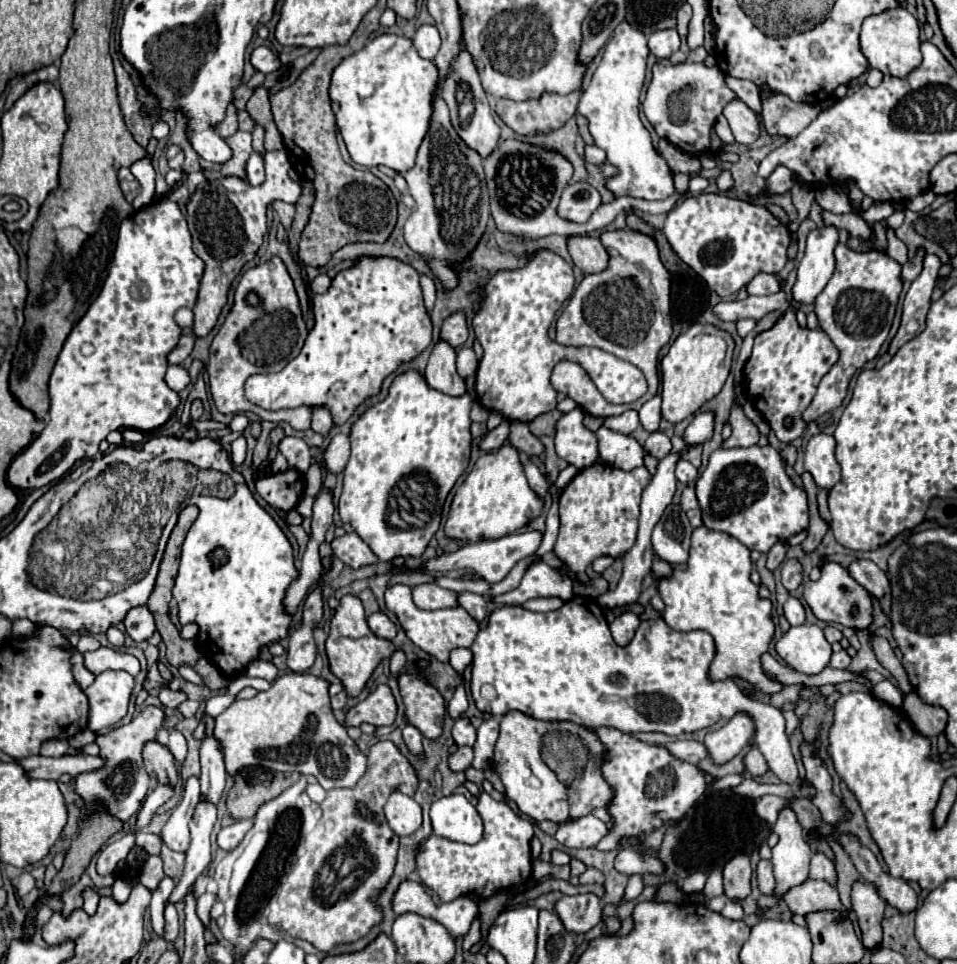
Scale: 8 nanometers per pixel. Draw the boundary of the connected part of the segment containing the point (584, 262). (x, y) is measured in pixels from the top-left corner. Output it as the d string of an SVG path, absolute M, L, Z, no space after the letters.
M571 235L567 239L567 249L573 259L573 263L583 271L583 273L595 273L603 271L607 267L609 255L603 249L601 241L597 237L589 235Z

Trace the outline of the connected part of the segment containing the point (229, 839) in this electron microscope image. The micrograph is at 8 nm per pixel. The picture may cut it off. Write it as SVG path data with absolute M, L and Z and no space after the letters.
M241 819L241 821L235 821L229 827L223 827L217 835L217 845L225 851L235 849L239 845L239 841L245 837L245 833L251 829L251 825L253 825L251 819Z

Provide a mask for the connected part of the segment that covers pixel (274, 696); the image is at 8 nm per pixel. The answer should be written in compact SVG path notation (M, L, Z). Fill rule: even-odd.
M289 673L277 677L269 691L261 691L251 699L235 699L215 719L213 727L227 773L233 777L241 767L271 765L273 771L315 775L323 789L355 787L357 779L365 775L367 757L333 717L327 687L323 679L309 673Z

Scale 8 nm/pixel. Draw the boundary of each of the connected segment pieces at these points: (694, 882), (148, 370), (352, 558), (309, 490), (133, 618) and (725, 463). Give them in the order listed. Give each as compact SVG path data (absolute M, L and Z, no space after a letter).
M697 871L697 873L693 873L691 877L687 877L685 881L683 881L683 891L685 893L699 893L701 889L703 889L703 885L705 885L705 873L701 873L701 871Z
M151 203L121 223L101 295L69 333L51 373L51 421L7 471L7 481L17 491L29 495L59 481L75 461L93 459L99 443L115 429L151 431L171 417L179 395L165 385L163 375L169 367L167 355L181 337L175 311L195 305L201 275L203 261L191 249L187 221L177 203Z
M345 533L343 537L335 537L331 541L331 547L333 547L333 555L339 557L351 569L361 569L365 565L377 563L373 551L357 533Z
M313 463L303 477L305 477L305 493L315 497L321 489L321 467L317 463Z
M145 605L133 607L133 609L127 613L127 617L125 617L123 623L125 623L125 629L127 629L129 637L131 637L133 641L137 641L137 643L147 641L147 639L153 637L153 633L155 633L155 619L153 619L151 611L149 611Z
M771 447L717 449L697 479L697 499L705 527L727 533L747 549L767 553L777 539L787 539L809 525L807 493L785 473L779 453Z

